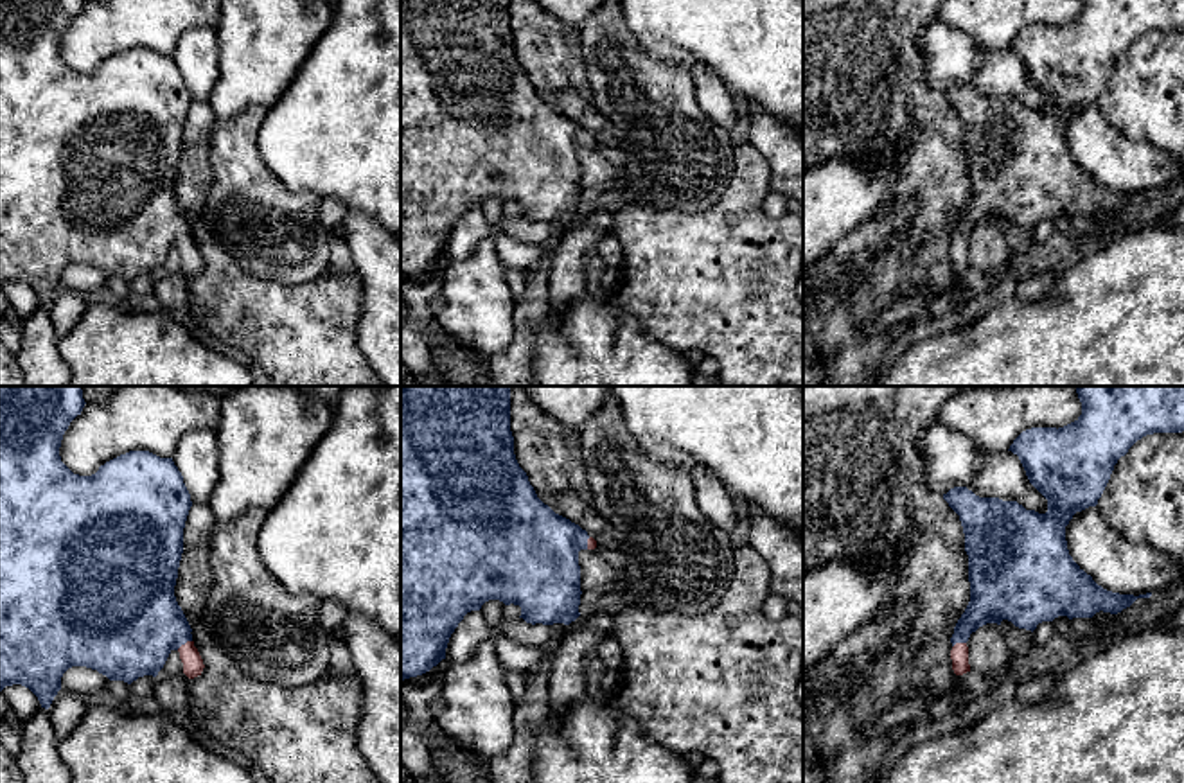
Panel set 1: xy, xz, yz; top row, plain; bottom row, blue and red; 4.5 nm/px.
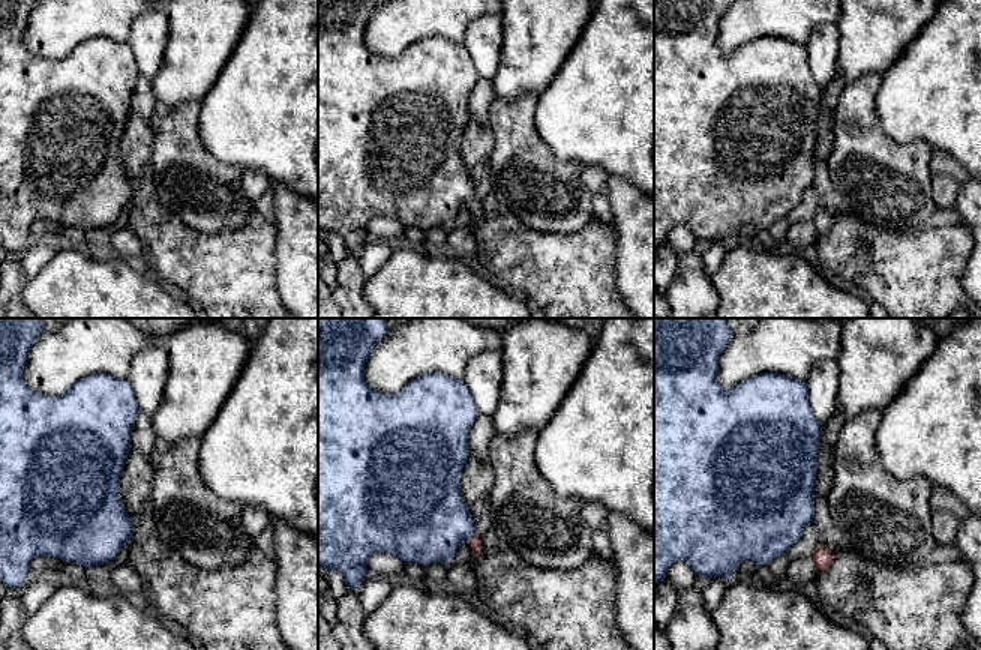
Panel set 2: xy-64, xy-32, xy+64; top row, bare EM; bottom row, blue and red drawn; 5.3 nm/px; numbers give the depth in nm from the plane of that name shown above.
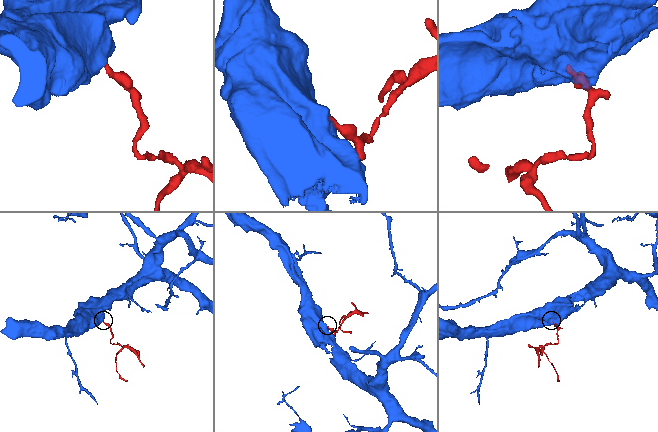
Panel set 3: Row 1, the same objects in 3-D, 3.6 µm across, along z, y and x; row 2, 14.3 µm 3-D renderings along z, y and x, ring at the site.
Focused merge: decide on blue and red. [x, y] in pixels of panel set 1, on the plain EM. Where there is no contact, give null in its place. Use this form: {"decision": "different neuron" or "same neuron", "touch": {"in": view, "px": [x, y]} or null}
{"decision": "same neuron", "touch": {"in": "xy", "px": [184, 241]}}

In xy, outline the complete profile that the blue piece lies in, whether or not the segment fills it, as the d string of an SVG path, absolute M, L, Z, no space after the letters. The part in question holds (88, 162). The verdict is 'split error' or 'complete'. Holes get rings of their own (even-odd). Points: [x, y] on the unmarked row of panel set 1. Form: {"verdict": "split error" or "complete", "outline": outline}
{"verdict": "split error", "outline": "M0 0L0 289L5 284L29 286L49 307L61 287L61 275L72 264L86 264L106 273L110 278L131 282L138 275L153 273L163 266L172 248L180 250L183 271L189 277L201 273L205 262L194 244L192 226L176 199L174 183L183 151L183 126L192 104L183 74L172 56L160 56L149 48L129 48L104 63L92 74L74 72L59 54L59 45L70 20L81 13L86 0Z"}

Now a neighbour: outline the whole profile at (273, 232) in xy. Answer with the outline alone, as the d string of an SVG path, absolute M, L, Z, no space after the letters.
M250 108L214 122L208 135L212 185L203 203L203 219L212 239L253 277L289 286L313 282L332 269L332 235L318 221L322 199L289 190L266 167L259 151L259 128L266 111L268 108Z

